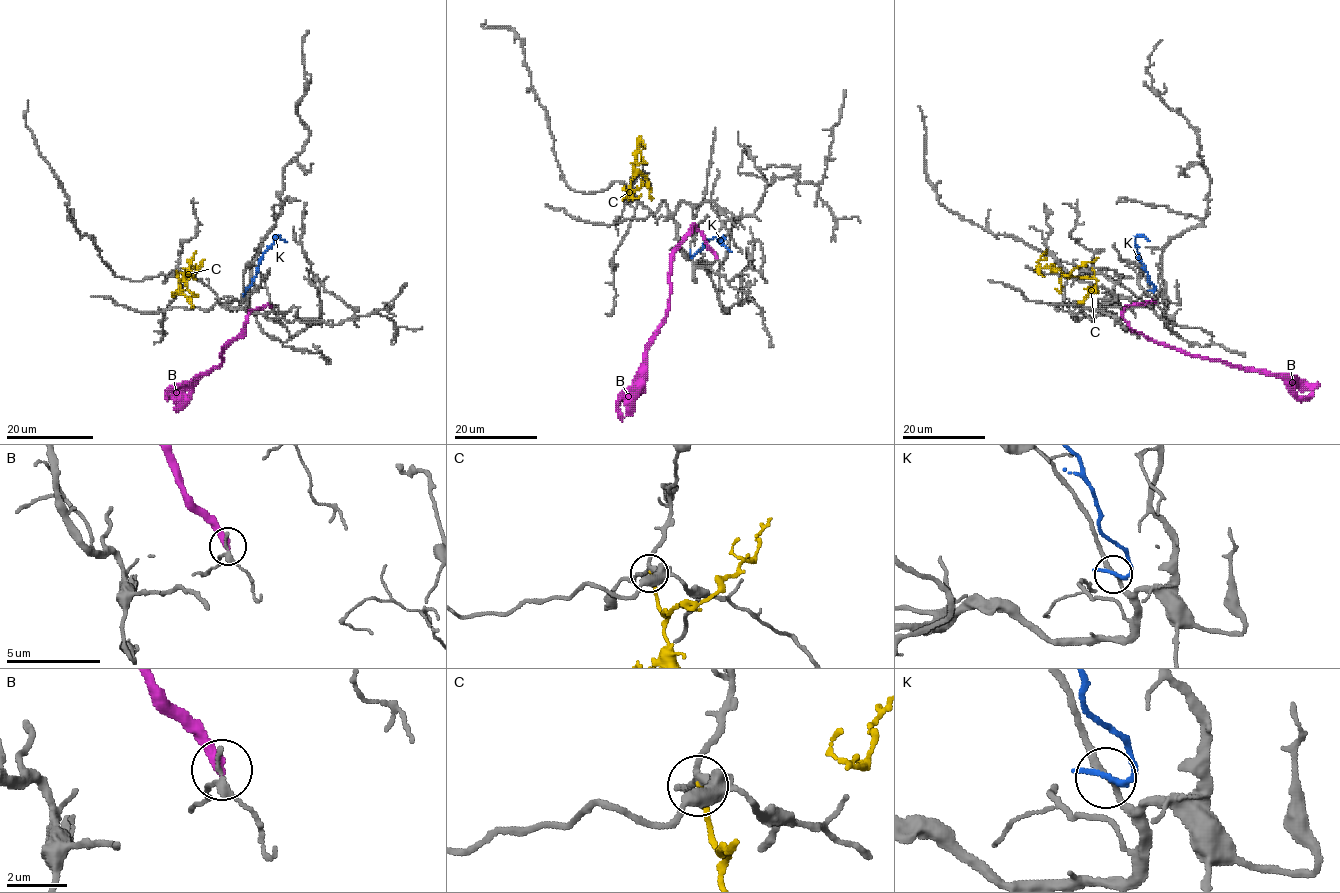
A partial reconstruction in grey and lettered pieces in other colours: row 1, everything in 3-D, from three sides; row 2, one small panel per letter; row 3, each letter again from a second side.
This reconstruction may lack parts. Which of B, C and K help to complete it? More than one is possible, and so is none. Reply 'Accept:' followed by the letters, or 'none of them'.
Accept: none of them

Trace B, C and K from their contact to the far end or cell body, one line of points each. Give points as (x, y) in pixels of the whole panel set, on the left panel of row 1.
B: (271, 305), (254, 309), (246, 328), (223, 349), (217, 366), (196, 381), (174, 384), (168, 391), (172, 394)
C: (175, 271), (178, 280), (184, 278), (185, 268), (196, 250)
K: (244, 295), (252, 283), (262, 254), (277, 236), (286, 241)

